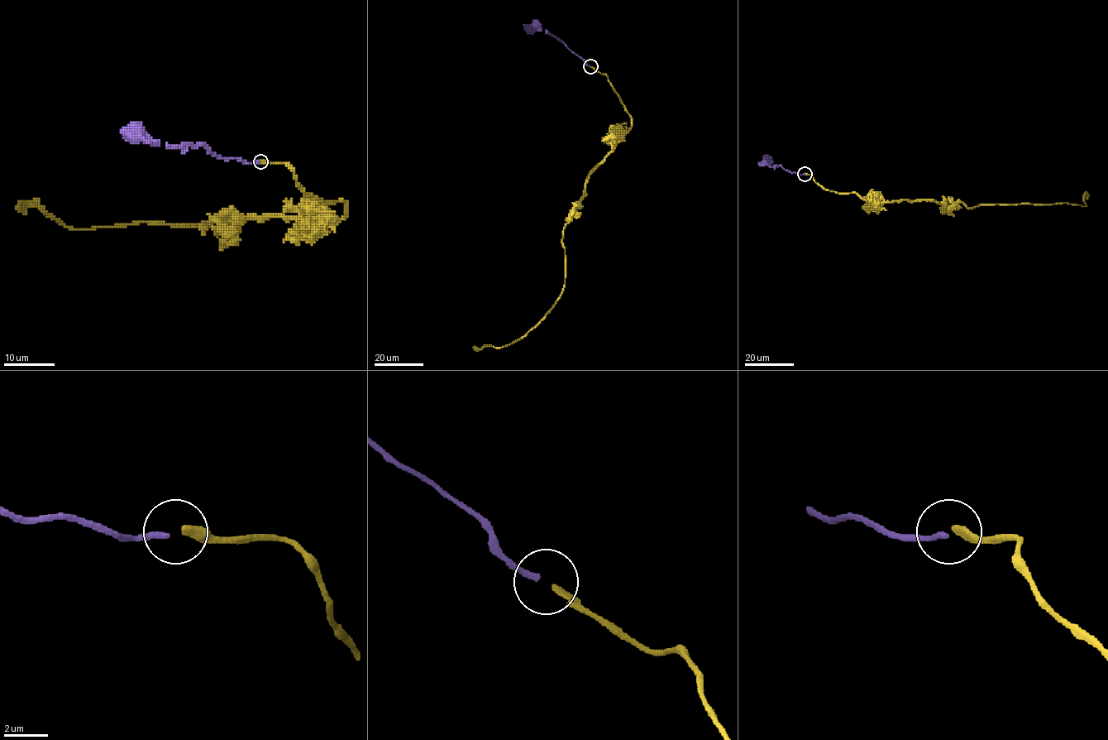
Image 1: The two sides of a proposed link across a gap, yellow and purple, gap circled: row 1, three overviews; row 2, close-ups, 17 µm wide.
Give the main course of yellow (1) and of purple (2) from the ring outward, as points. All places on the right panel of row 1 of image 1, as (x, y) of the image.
1: (804, 174), (812, 174), (824, 189), (855, 193), (873, 203), (951, 199), (974, 208), (1086, 206), (1086, 197)
2: (804, 174), (790, 172), (780, 166), (768, 166), (766, 158)

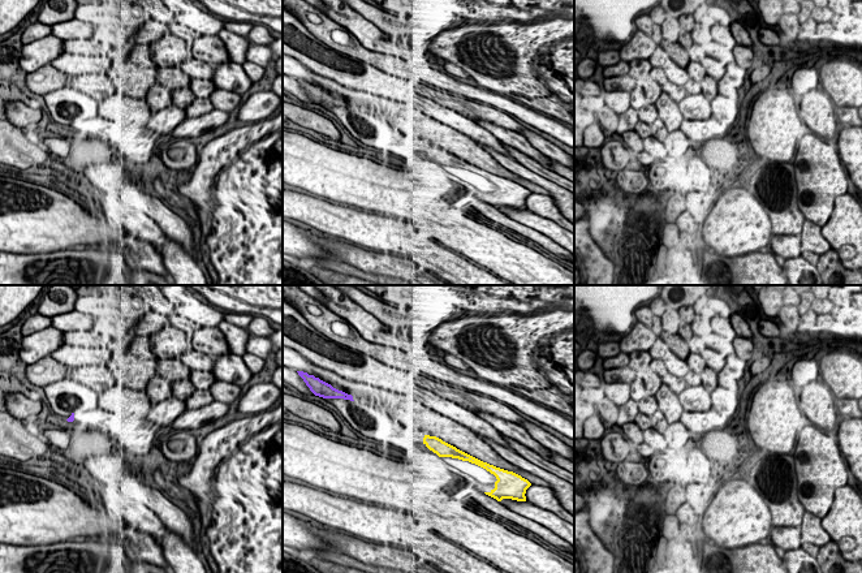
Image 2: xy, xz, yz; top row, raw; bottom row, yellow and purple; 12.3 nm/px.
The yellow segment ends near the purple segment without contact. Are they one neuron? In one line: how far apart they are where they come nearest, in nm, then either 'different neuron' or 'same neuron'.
1000 nm | same neuron

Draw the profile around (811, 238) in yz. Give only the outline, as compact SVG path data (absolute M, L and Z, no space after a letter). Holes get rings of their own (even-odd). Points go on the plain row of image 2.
M810 220L803 221L801 245L815 254L824 254L831 249L829 242L822 234L822 228Z

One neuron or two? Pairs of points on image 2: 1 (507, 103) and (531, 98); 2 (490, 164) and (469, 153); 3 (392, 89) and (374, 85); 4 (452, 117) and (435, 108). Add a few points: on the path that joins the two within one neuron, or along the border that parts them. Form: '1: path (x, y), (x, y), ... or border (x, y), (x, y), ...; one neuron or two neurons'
1: border (485, 89), (503, 94), (513, 100); two neurons
2: path (485, 160), (474, 154); one neuron
3: path (388, 86), (378, 85); one neuron
4: path (448, 116), (439, 112); one neuron

